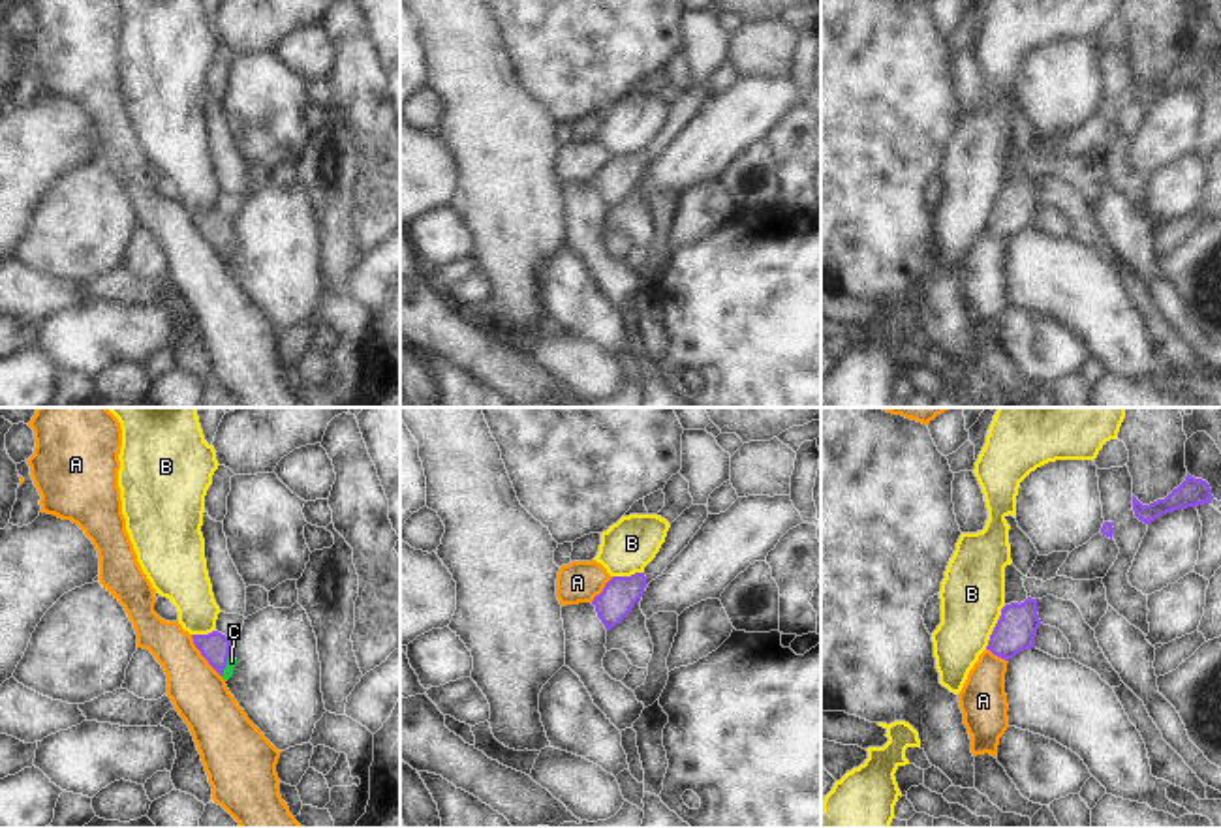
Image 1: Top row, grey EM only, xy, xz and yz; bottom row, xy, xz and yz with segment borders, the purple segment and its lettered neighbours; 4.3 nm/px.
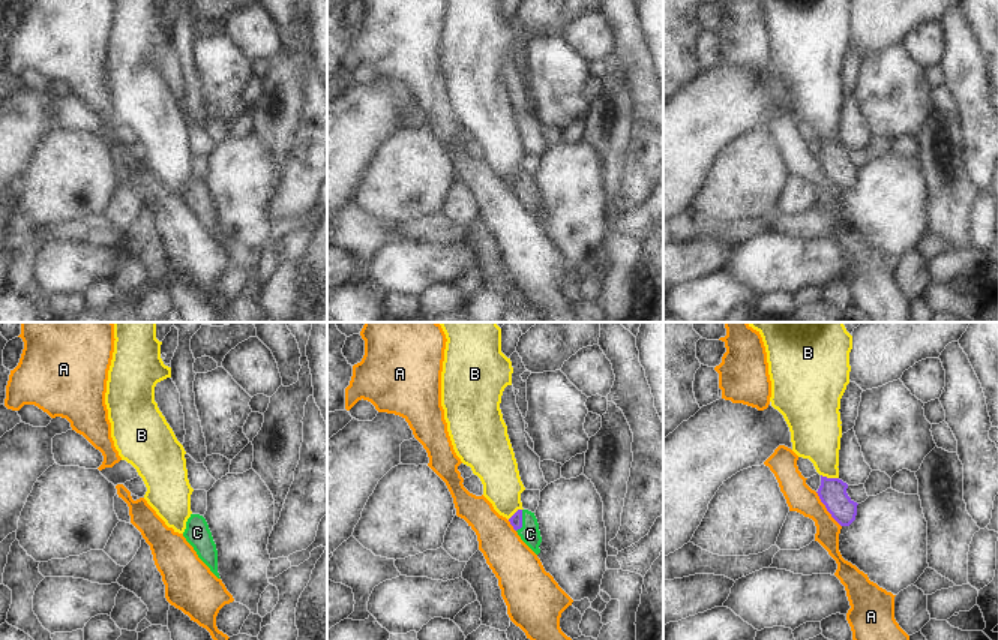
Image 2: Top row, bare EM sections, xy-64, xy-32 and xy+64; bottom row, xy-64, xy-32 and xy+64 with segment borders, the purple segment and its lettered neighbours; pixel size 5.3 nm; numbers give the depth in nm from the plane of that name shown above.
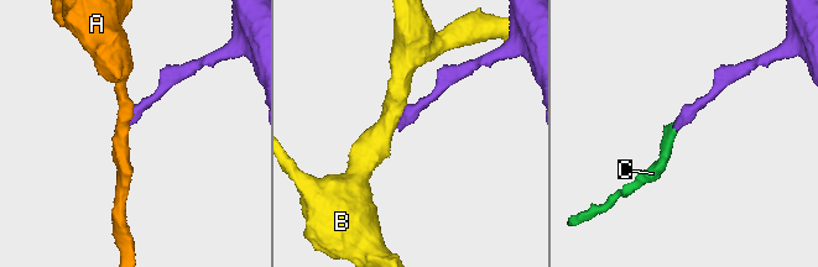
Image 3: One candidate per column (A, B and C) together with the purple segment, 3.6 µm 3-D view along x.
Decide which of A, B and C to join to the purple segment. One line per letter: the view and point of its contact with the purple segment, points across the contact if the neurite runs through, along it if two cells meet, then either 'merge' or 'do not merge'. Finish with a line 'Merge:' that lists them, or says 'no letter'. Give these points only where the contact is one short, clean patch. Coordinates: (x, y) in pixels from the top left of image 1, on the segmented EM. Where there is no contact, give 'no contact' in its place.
A: meets purple in xy at (201, 654); border along xy (190, 635), (200, 654), (220, 676); do not merge
B: meets purple in yz at (994, 628); border along yz (1005, 605), (985, 648); do not merge
C: meets purple in xy at (226, 661); runs through xy (215, 646), (226, 661), (231, 661); merge
Merge: C

